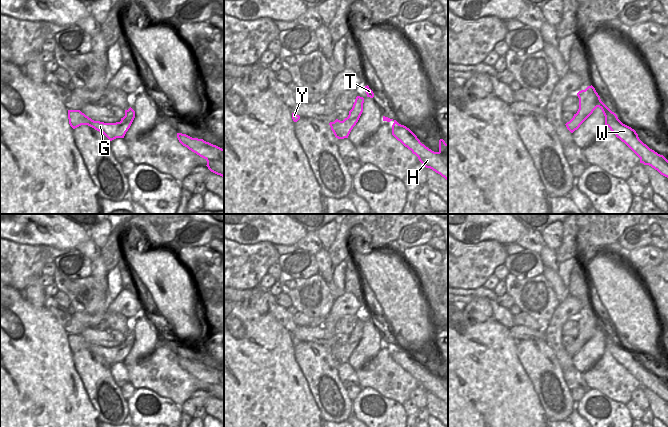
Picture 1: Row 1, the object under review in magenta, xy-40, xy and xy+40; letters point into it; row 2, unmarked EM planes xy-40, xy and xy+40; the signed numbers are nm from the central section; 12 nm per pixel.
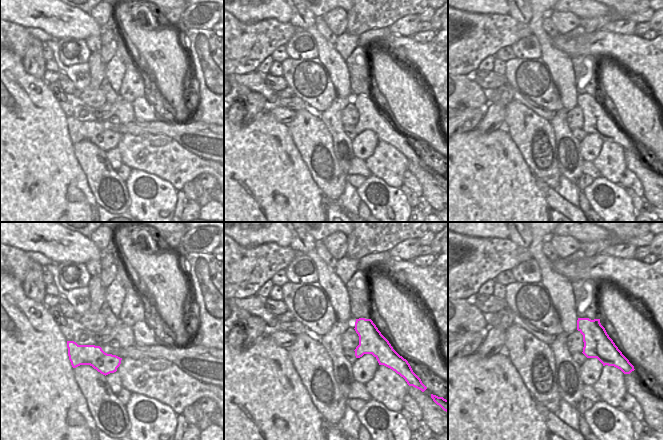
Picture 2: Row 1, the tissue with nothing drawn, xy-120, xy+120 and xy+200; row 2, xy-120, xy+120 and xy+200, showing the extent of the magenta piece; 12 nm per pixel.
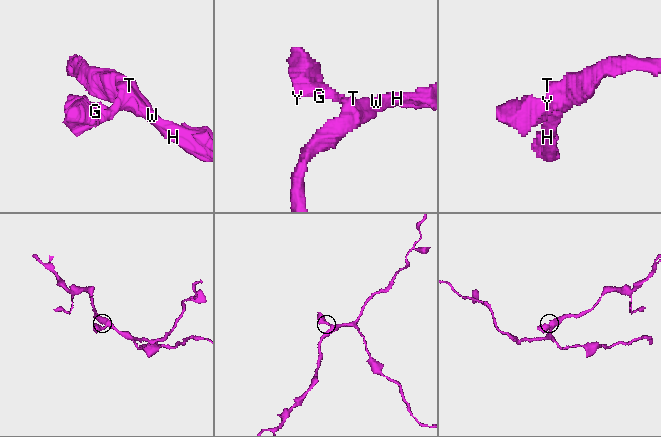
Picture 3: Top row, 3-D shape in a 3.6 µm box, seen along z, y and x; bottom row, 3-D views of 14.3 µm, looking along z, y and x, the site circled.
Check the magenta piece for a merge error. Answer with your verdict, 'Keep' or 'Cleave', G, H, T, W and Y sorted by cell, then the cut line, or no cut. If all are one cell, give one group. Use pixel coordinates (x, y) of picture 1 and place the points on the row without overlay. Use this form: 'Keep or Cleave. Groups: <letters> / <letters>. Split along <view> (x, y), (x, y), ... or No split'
Keep. Groups: G H T W Y. No split.

